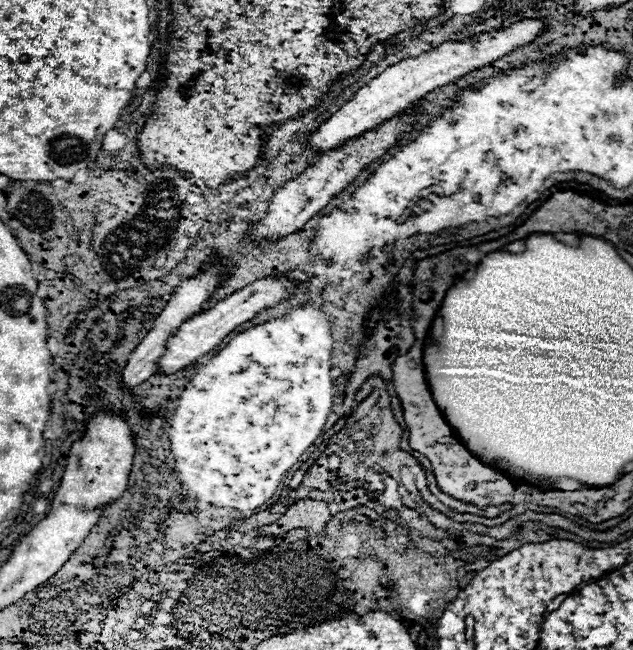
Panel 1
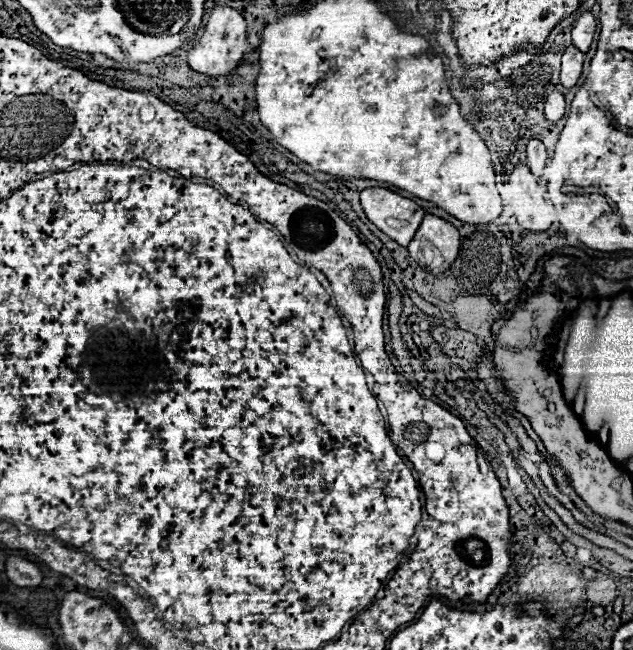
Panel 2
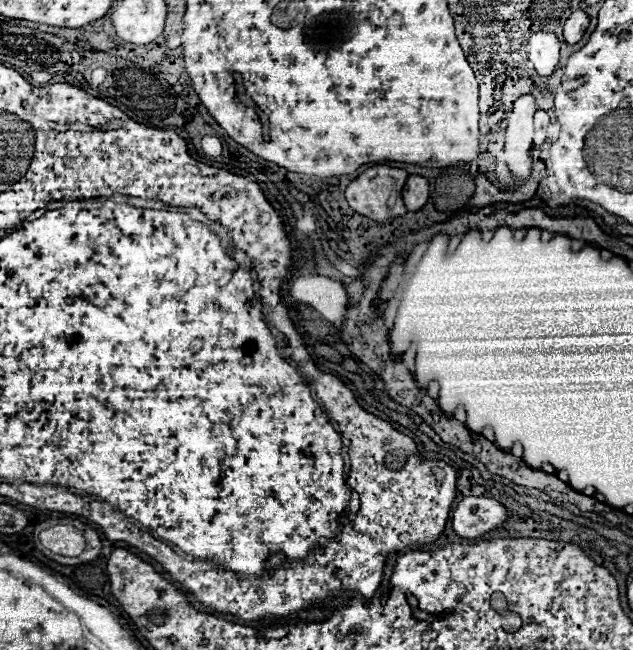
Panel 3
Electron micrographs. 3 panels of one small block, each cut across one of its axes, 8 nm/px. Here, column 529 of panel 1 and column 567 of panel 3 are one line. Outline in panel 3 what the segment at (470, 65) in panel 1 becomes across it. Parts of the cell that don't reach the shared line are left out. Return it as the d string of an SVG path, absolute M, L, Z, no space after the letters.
M576 10L570 14L570 18L564 24L564 40L566 44L578 44L590 24L590 18L584 10Z

